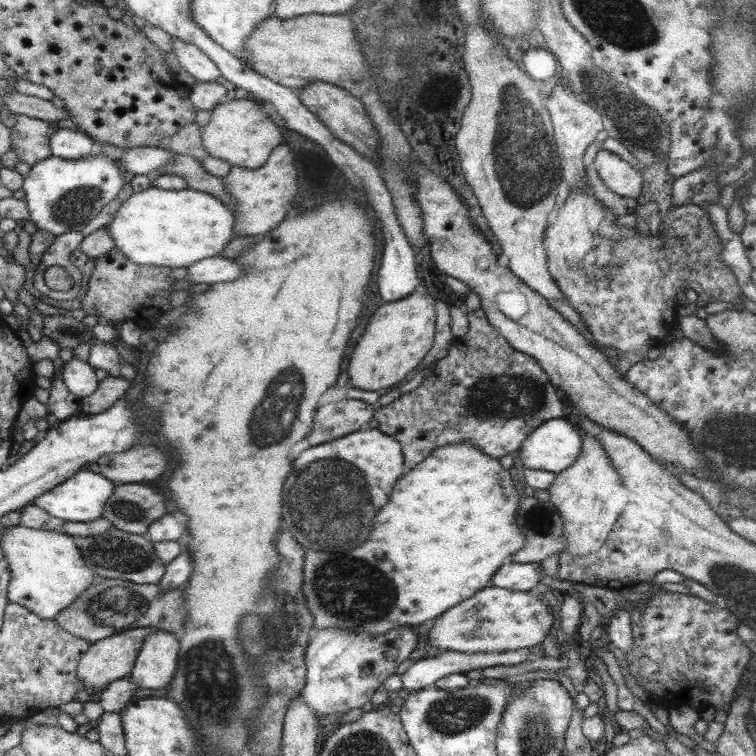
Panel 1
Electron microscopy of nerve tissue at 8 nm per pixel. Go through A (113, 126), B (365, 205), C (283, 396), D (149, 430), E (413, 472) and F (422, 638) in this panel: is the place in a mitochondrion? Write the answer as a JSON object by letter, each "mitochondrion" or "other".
{"A":"other","B":"other","C":"mitochondrion","D":"other","E":"other","F":"other"}

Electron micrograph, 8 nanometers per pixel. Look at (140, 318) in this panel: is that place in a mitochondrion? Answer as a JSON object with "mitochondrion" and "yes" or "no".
{"mitochondrion":"no"}

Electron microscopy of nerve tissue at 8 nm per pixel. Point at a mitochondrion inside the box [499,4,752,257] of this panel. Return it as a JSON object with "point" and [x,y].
{"point":[616,105]}

